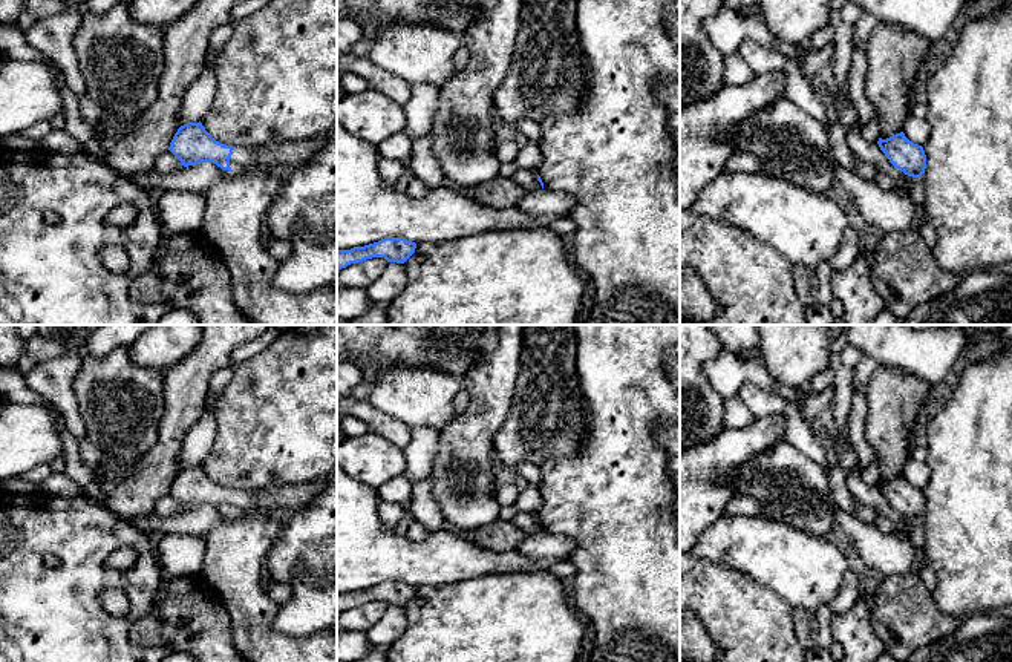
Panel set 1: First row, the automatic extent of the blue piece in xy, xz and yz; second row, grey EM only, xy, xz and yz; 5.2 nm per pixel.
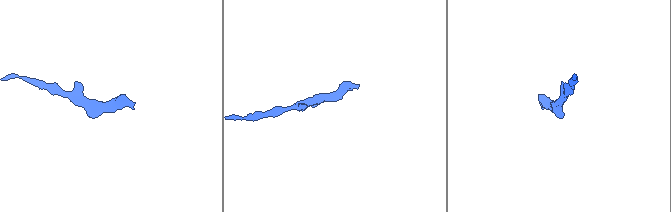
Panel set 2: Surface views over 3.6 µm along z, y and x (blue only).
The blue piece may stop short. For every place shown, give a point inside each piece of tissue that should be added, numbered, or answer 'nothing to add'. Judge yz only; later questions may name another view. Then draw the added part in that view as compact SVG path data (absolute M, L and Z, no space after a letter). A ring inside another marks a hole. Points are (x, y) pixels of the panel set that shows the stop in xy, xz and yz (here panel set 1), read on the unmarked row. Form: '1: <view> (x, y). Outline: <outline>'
nothing to add

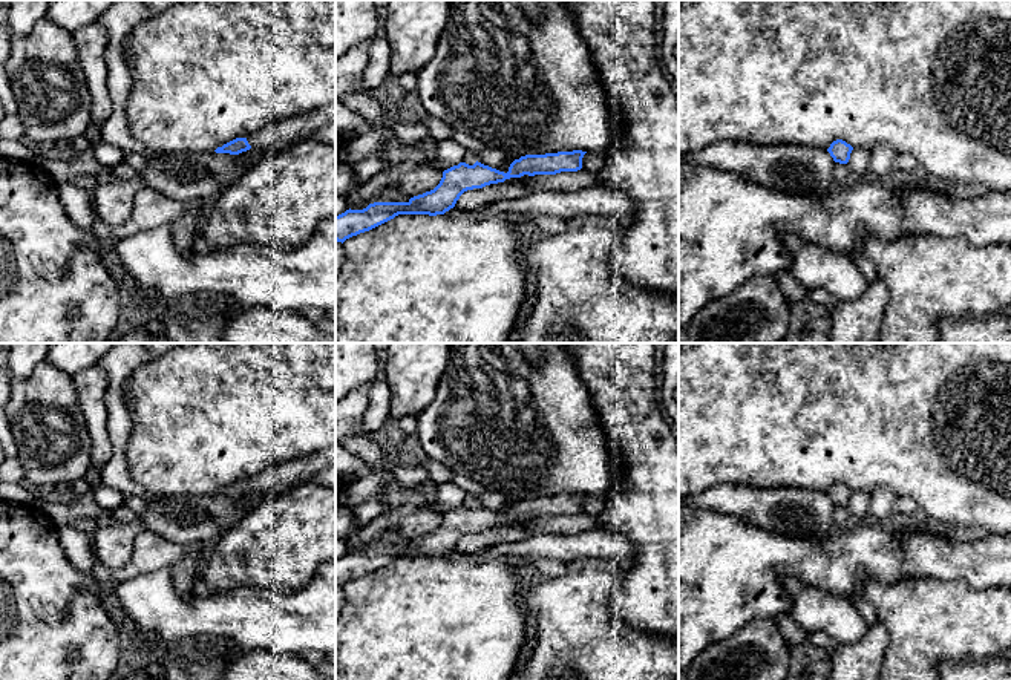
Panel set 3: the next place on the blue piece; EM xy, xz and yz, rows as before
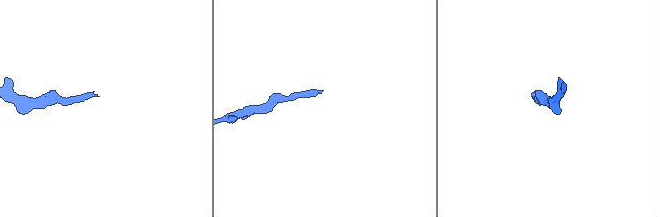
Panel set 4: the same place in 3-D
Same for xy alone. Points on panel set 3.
1: xy (281, 477). Outline: M335 446L276 464L260 475L247 479L247 484L250 489L262 492L283 492L300 481L311 481L317 472L331 466L335 466Z

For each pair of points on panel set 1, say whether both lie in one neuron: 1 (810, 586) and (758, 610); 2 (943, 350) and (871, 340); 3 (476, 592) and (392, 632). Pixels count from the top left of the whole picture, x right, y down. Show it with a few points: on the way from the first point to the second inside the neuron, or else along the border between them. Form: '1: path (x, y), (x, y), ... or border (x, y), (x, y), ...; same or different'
1: border (754, 578), (783, 596), (793, 607); different
2: path (925, 350), (910, 350), (890, 342); same
3: border (404, 607), (406, 629), (388, 645); different

